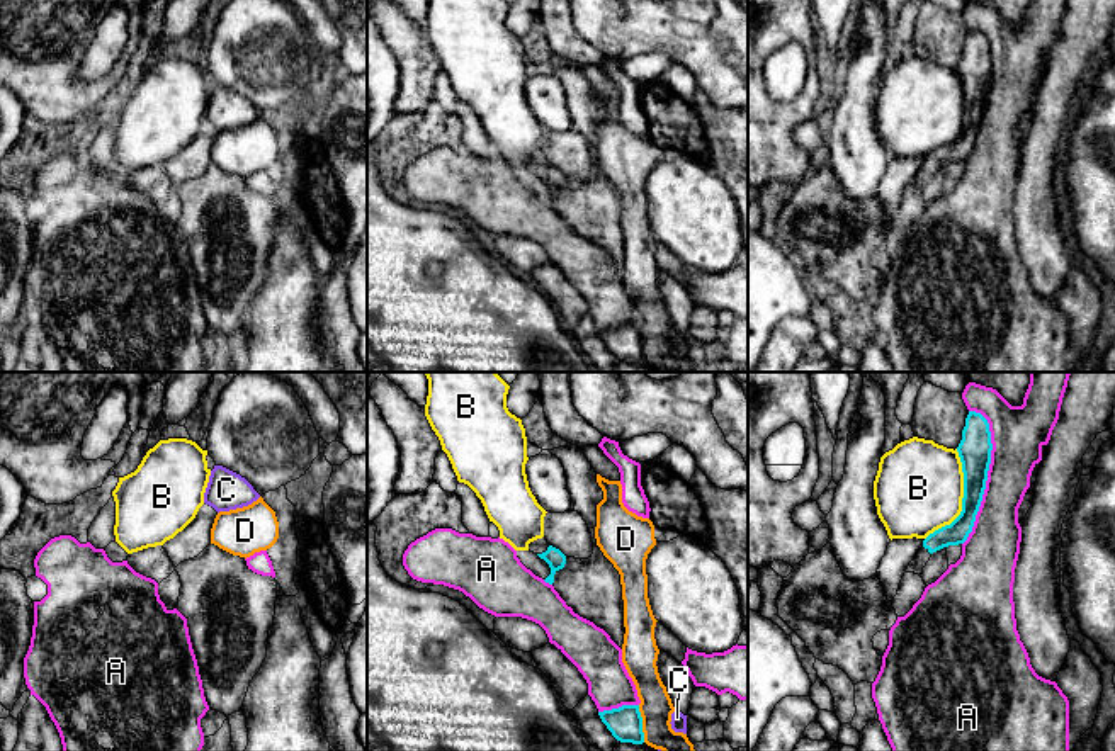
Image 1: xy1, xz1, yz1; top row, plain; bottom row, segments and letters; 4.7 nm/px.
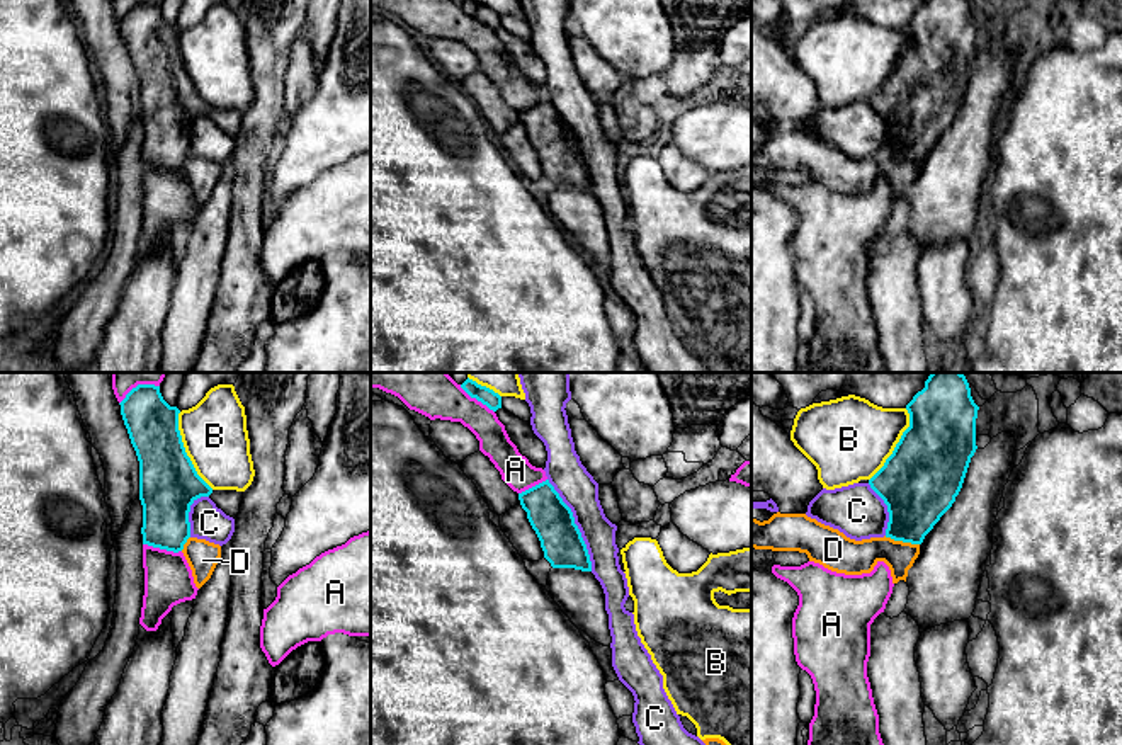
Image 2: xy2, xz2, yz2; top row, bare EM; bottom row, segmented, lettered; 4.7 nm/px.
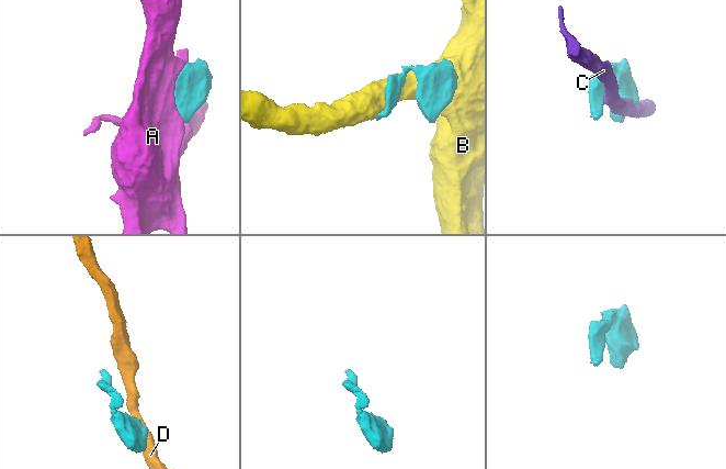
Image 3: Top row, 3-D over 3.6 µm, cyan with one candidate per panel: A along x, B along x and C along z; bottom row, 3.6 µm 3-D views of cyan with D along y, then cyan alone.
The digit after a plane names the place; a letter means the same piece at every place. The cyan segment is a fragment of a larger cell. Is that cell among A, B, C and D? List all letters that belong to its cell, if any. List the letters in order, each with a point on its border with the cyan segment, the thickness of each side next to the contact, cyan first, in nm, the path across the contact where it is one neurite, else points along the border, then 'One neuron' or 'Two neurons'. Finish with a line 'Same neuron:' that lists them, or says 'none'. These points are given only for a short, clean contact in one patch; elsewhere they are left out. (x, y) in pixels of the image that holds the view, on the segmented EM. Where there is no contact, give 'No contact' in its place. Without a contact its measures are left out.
A: Touches cyan at yz1 (986, 476). Thickness 160 nm (cyan) against 260 nm. Two neurons
B: Touches cyan at yz1 (962, 498). Thickness 160 nm (cyan) against 420 nm. Two neurons
C: Touches cyan at xz2 (575, 524). Thickness 200 nm (cyan) against 180 nm. Two neurons
D: Touches cyan at xz1 (641, 724). Thickness 160 nm (cyan) against 150 nm. Boundary: xz1 (638, 705), (645, 741). Two neurons
Same neuron: none

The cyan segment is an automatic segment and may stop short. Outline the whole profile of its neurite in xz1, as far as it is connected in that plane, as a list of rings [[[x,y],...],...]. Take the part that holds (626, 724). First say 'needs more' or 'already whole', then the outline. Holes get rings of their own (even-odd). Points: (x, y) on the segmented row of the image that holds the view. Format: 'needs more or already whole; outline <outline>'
already whole; outline [[[622,705],[598,712],[598,715],[617,741],[632,744],[644,743],[639,705]]]

